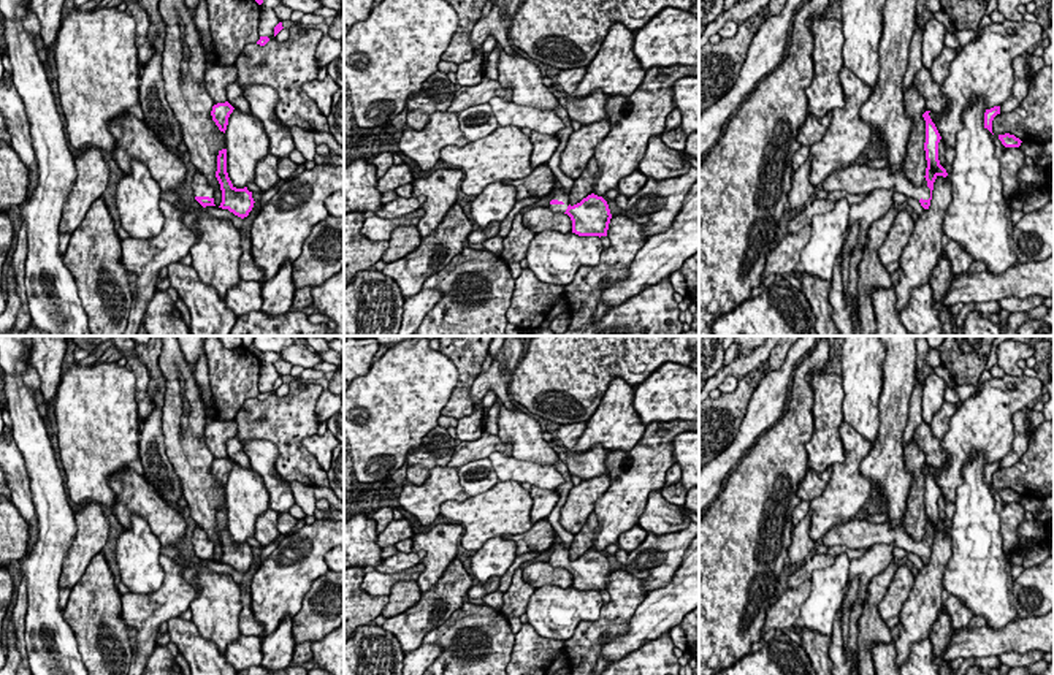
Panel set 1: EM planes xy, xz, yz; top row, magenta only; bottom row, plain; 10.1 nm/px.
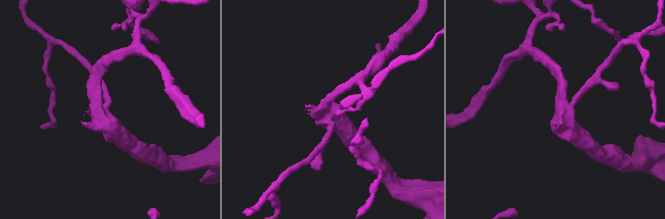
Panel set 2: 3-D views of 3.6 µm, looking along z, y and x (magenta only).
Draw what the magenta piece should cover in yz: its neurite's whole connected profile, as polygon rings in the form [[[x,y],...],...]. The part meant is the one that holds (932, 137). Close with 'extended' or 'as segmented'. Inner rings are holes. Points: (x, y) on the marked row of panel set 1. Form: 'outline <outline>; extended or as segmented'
outline [[[930,111],[922,114],[926,120],[926,179],[921,185],[913,185],[903,170],[891,173],[889,168],[870,168],[867,165],[851,163],[832,173],[823,184],[826,192],[845,190],[851,195],[869,193],[875,189],[892,189],[908,198],[915,198],[924,209],[929,209],[932,200],[934,182],[938,176],[946,177],[946,170],[938,160],[938,143],[941,139],[935,124],[932,122]]]; extended

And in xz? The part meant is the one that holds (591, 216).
outline [[[555,181],[548,193],[548,209],[553,212],[564,212],[572,220],[572,233],[579,236],[607,236],[612,219],[607,201],[594,193],[583,198],[580,203],[571,206],[569,193],[563,189],[559,181]]]; extended

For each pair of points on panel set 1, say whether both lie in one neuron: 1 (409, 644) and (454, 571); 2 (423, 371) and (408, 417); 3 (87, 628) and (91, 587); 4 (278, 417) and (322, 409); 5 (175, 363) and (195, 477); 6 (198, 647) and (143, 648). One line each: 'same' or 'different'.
1: same
2: same
3: same
4: different
5: same
6: different

